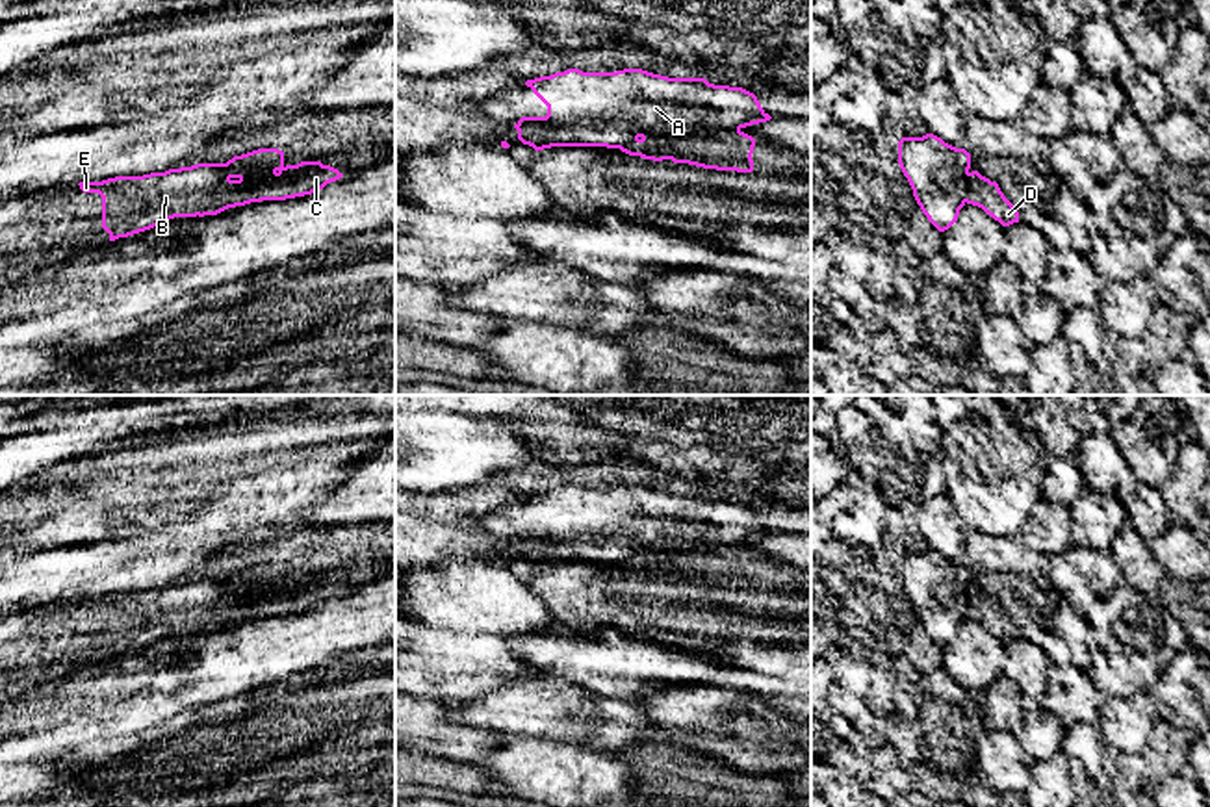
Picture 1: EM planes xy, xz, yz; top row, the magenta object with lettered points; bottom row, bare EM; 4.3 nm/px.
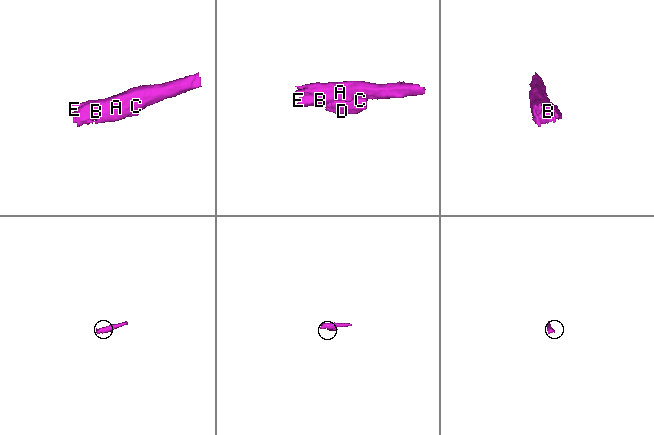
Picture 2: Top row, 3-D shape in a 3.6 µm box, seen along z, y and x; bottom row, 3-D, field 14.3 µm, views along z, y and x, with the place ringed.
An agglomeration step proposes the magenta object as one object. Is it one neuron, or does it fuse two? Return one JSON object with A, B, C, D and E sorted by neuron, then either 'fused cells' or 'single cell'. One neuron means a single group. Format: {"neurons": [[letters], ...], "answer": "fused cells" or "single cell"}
{"neurons": [["A", "B", "C", "D", "E"]], "answer": "single cell"}

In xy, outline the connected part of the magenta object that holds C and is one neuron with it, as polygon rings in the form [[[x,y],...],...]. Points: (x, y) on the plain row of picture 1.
[[[258,564],[226,579],[197,579],[78,601],[84,608],[102,612],[102,644],[115,657],[174,633],[217,631],[251,618],[312,610],[341,592],[321,577],[286,581],[282,566]]]

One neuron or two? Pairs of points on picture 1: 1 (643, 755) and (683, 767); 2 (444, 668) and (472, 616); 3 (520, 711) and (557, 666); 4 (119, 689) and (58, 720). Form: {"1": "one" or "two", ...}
{"1": "one", "2": "two", "3": "two", "4": "one"}

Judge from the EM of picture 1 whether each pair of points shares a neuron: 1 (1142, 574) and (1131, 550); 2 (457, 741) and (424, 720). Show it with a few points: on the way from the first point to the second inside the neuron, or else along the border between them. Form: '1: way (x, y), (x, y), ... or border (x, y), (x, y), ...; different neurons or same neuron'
1: way (1140, 568), (1132, 555); same neuron
2: way (450, 739), (431, 728); same neuron

